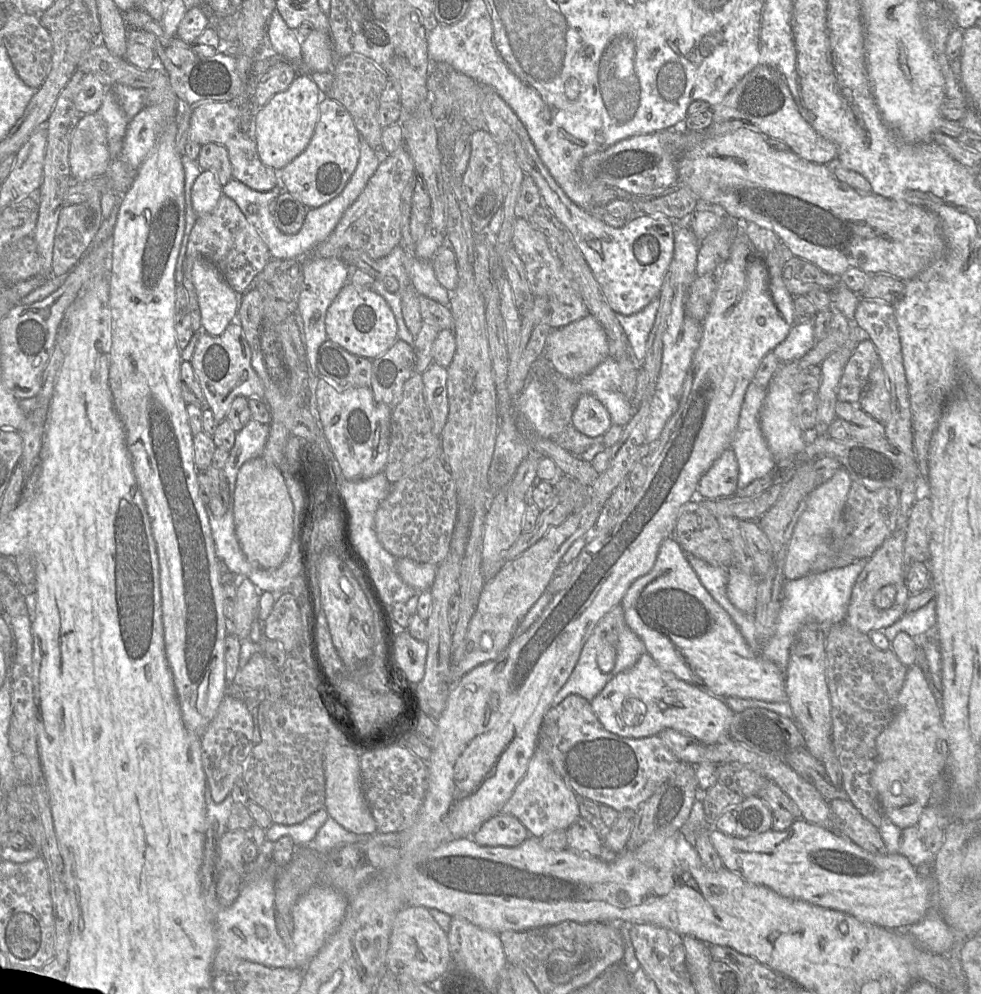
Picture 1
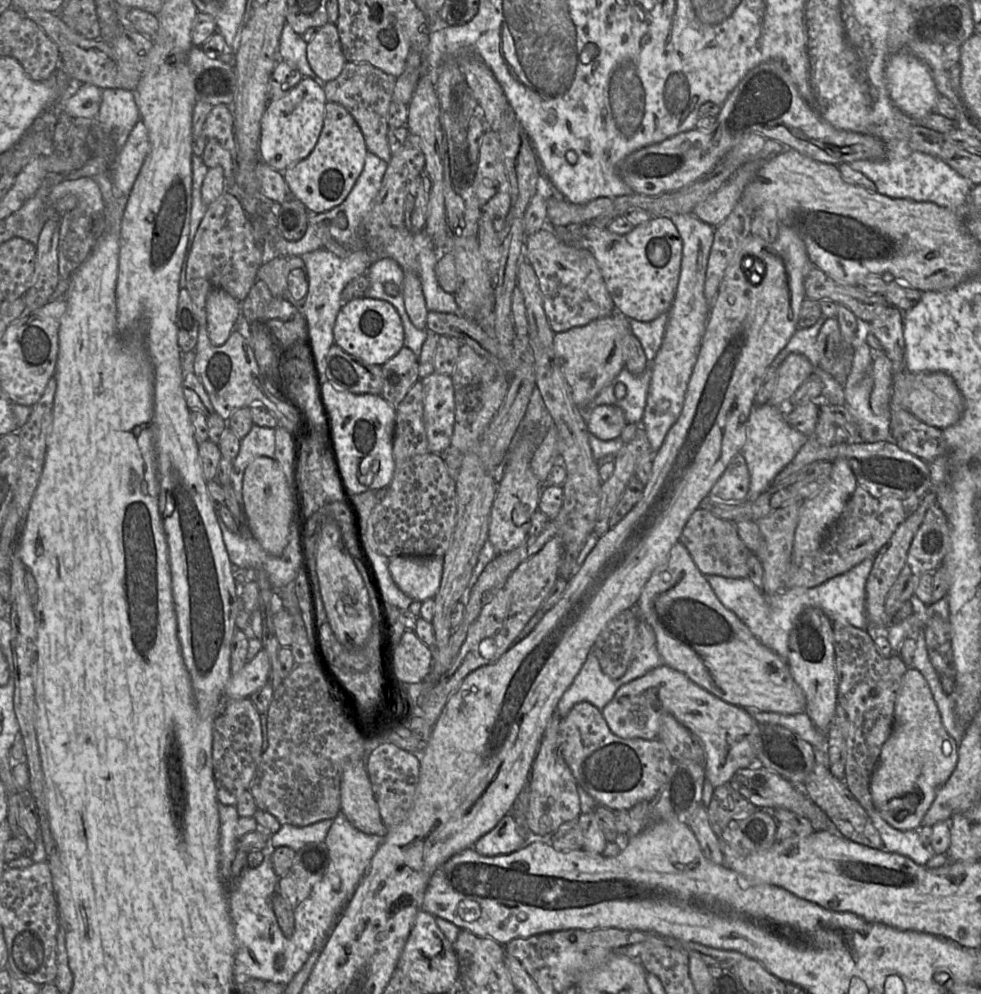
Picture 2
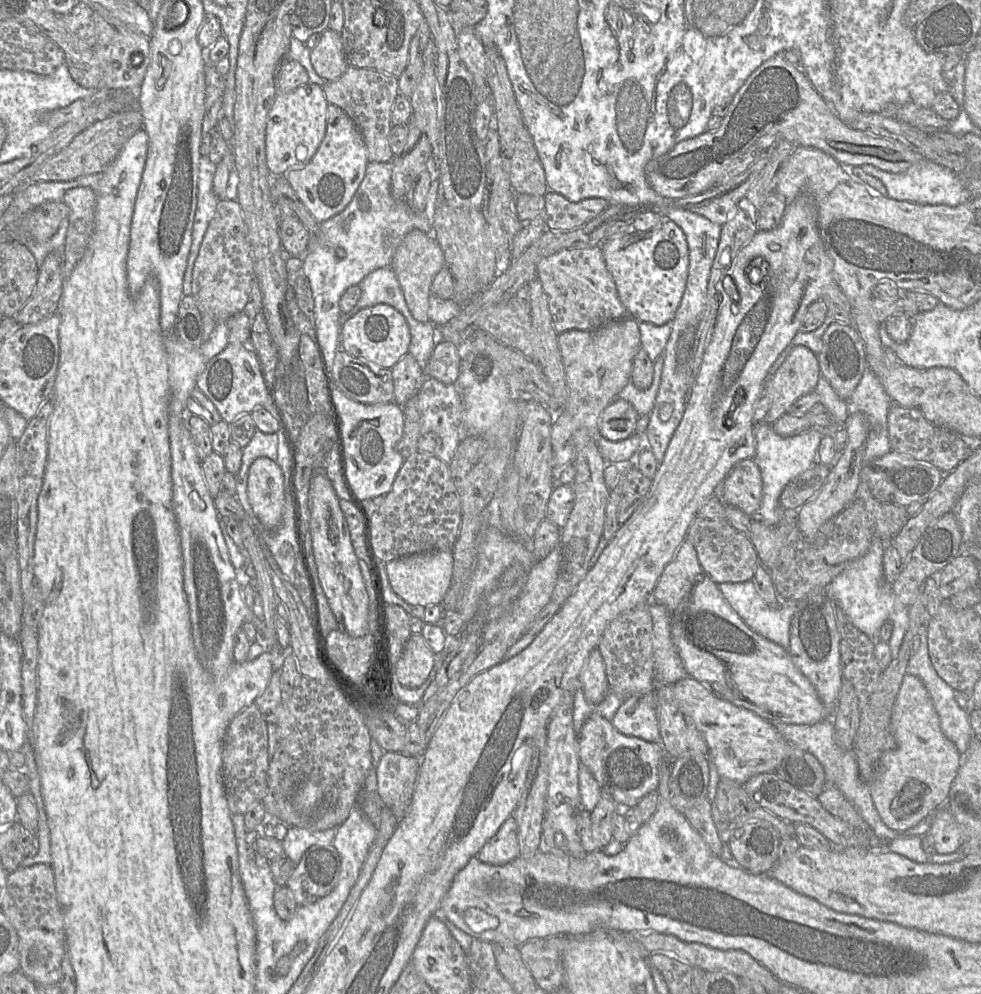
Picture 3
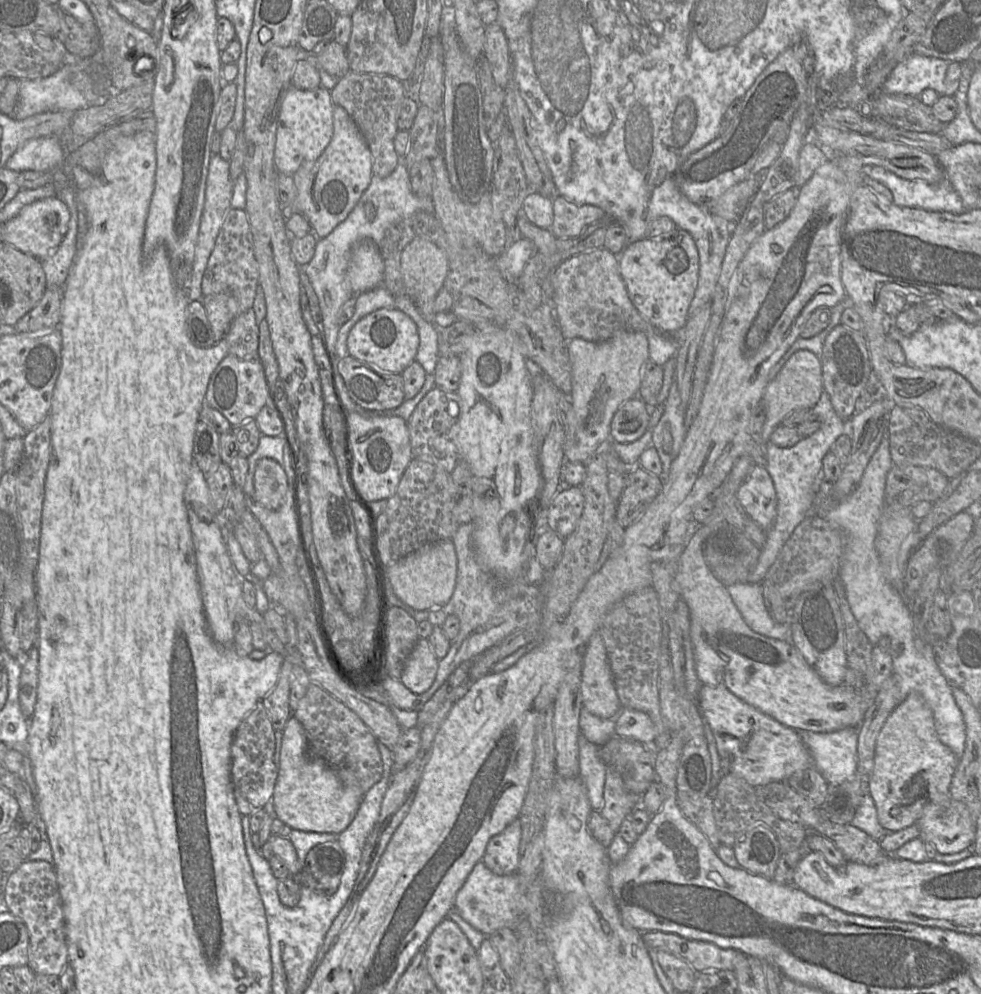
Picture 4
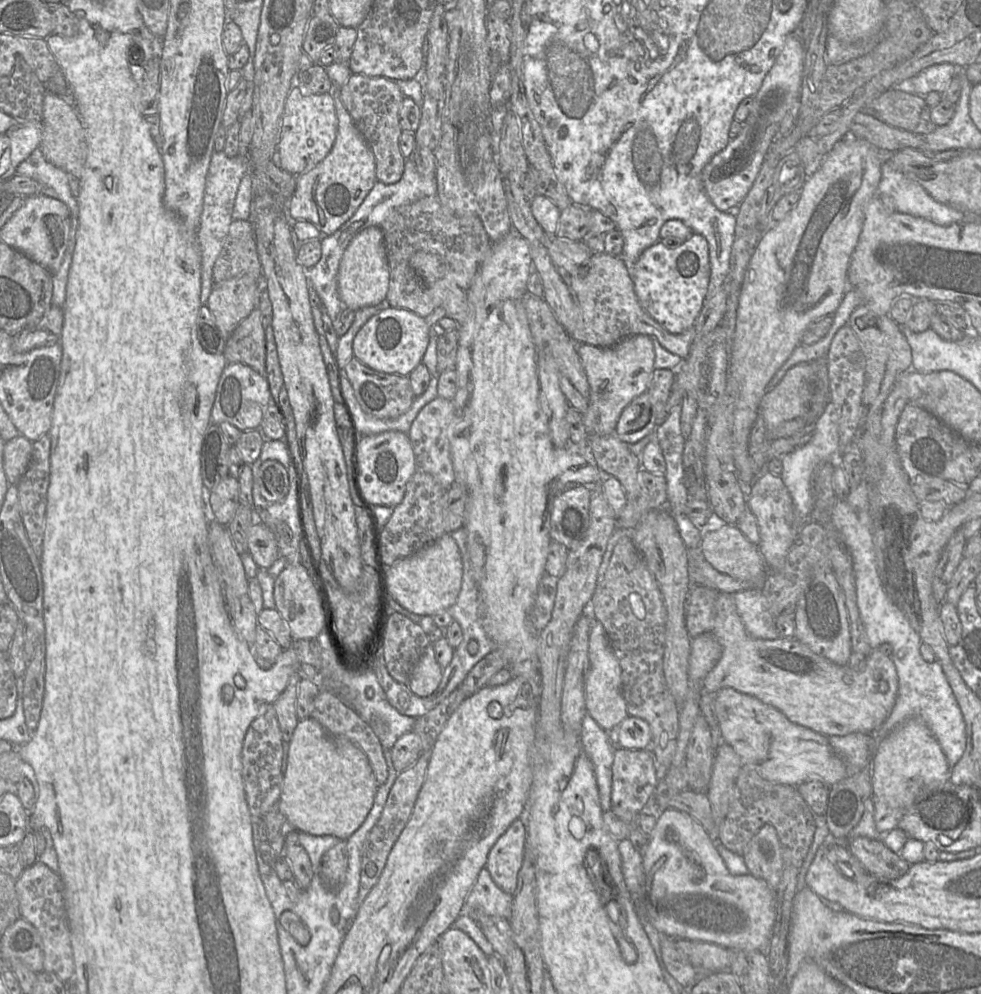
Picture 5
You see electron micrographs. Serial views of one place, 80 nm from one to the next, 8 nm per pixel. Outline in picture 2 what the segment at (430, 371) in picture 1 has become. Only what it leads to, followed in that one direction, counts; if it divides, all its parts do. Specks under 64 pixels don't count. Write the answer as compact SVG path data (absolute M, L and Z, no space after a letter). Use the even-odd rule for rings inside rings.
M434 371L421 382L428 449L430 453L443 454L450 447L455 422L452 380Z

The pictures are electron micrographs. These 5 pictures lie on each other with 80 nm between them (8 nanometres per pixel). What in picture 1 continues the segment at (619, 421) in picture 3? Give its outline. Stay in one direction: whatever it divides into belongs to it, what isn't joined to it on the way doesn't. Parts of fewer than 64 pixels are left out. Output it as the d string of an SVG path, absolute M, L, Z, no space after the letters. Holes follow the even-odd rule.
M583 394L573 409L571 425L586 436L599 437L610 429L612 422L608 410L598 399Z

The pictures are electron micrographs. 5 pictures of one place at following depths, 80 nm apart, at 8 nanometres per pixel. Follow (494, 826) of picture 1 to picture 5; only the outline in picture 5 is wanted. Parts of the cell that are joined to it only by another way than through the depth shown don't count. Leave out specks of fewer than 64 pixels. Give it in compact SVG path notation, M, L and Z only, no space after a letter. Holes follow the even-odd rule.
M517 819L499 837L488 854L485 867L497 886L511 895L517 888L526 839L526 826L521 819Z

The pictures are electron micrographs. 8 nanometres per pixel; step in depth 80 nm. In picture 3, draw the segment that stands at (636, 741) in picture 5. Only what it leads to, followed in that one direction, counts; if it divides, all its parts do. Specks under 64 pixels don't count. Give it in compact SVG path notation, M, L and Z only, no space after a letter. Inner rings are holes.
M656 688L648 693L625 698L611 720L614 728L624 735L658 742L660 732L655 691Z

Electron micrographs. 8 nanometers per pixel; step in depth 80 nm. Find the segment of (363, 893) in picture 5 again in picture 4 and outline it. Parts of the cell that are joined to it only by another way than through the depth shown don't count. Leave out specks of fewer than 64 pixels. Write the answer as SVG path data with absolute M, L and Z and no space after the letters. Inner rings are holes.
M444 700L441 707L429 718L429 721L420 730L421 745L415 758L409 764L407 764L403 769L395 771L394 774L392 775L388 789L382 800L381 809L377 822L366 839L362 851L362 856L360 859L359 873L355 881L354 887L352 889L352 892L349 898L347 899L345 905L340 910L340 912L334 919L333 923L331 924L329 930L325 935L324 941L318 950L316 960L313 966L311 967L311 975L315 972L316 968L319 966L319 964L322 962L326 954L330 951L330 949L333 947L333 945L340 937L340 935L343 933L343 931L350 923L356 911L359 899L363 891L371 881L377 869L380 858L384 850L386 849L387 844L389 843L392 835L394 834L394 832L396 831L396 829L398 828L404 817L407 815L410 806L413 802L417 787L421 780L423 770L431 756L434 737L440 725L442 724L443 720L445 719L450 709L452 708L453 704L454 702L452 700Z

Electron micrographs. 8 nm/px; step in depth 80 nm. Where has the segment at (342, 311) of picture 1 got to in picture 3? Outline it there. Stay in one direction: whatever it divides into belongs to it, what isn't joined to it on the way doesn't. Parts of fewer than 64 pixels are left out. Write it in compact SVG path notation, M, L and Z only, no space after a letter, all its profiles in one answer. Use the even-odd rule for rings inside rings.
M387 304L361 309L349 317L340 329L340 345L348 354L391 369L409 352L411 334L404 316Z

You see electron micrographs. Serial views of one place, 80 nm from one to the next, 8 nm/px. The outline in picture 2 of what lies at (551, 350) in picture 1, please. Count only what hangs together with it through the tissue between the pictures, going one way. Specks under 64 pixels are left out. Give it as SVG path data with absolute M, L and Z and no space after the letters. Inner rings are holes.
M620 313L554 334L554 351L577 407L588 410L597 394L625 368L623 341L630 334L629 319Z

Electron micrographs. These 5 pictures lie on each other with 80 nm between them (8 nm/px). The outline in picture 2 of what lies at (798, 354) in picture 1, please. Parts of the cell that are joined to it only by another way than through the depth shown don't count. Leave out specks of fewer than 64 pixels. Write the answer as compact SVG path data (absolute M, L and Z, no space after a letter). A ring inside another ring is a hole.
M822 314L813 326L804 329L797 328L787 345L779 352L771 365L778 368L789 354L800 353L805 355L815 368L818 367L819 352L817 335L826 319L827 317Z

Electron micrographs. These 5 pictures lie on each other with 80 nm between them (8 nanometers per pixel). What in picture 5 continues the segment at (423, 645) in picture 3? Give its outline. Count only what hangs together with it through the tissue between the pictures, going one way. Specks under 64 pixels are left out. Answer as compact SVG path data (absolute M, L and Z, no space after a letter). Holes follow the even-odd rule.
M429 644L412 671L408 686L417 696L429 696L439 686L442 671L436 660L433 645Z

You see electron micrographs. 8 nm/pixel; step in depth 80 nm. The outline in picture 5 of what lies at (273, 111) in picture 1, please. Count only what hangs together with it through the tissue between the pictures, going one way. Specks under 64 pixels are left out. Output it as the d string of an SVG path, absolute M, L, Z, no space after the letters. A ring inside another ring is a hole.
M291 87L281 118L280 136L273 162L291 174L300 175L321 162L331 151L338 129L332 93L307 94Z

